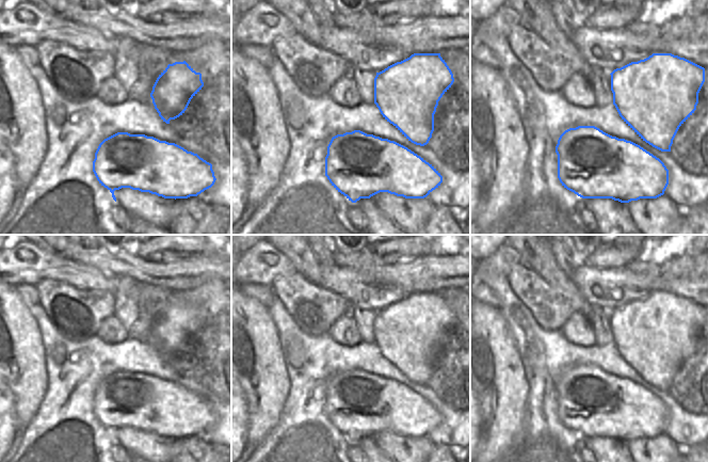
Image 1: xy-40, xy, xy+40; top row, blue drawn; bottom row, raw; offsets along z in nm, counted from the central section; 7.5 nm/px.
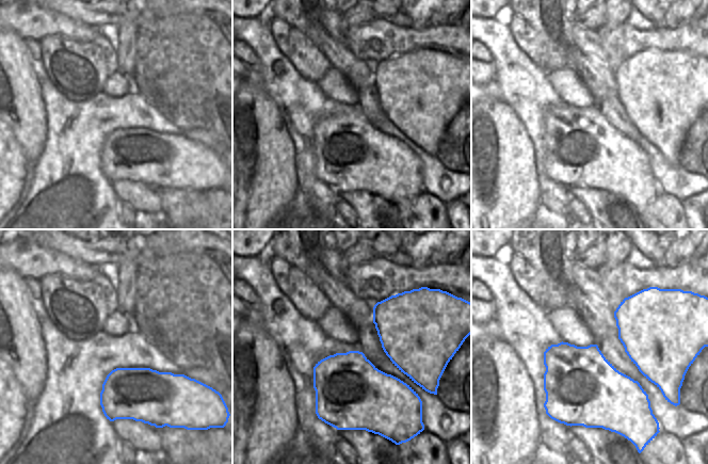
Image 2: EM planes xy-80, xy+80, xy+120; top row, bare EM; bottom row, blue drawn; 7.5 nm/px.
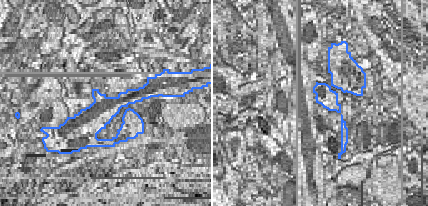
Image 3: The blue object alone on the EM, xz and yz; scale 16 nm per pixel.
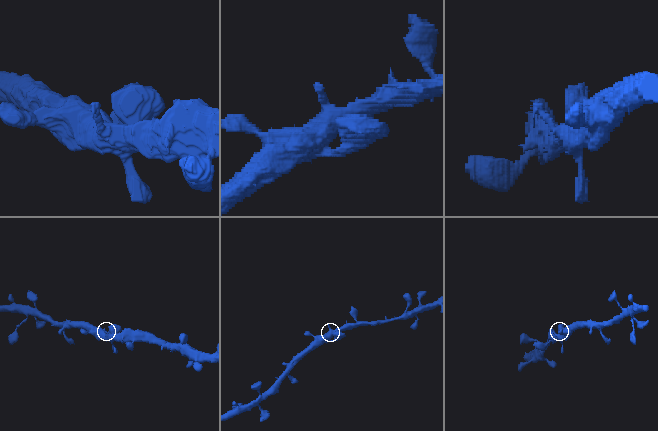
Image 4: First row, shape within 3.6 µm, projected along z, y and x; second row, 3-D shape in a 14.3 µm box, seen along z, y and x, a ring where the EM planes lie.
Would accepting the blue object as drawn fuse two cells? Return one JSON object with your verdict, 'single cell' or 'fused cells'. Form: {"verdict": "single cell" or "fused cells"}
{"verdict": "single cell"}

